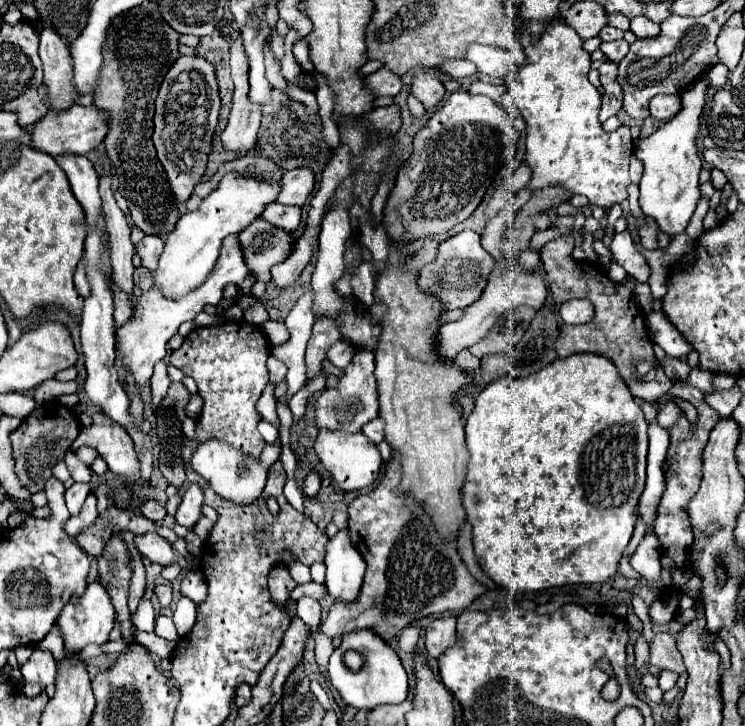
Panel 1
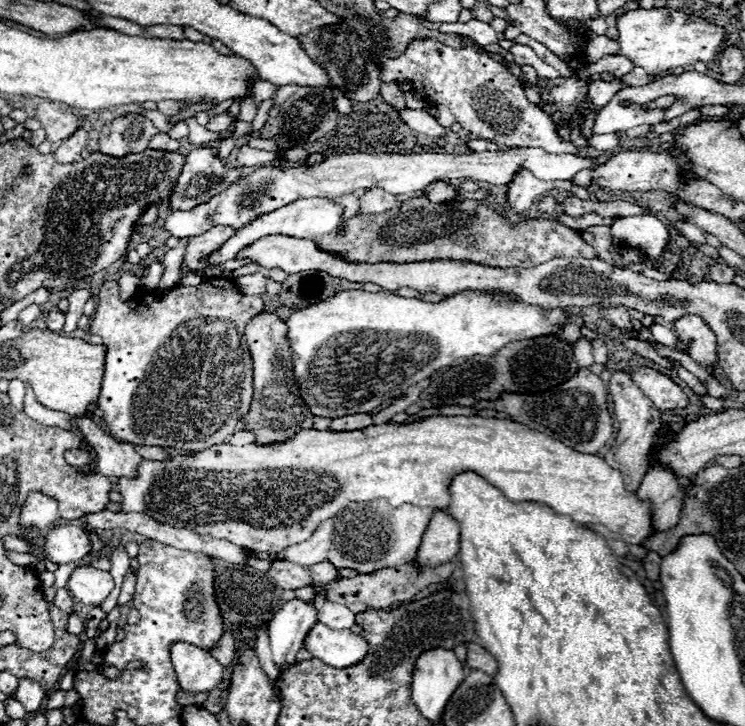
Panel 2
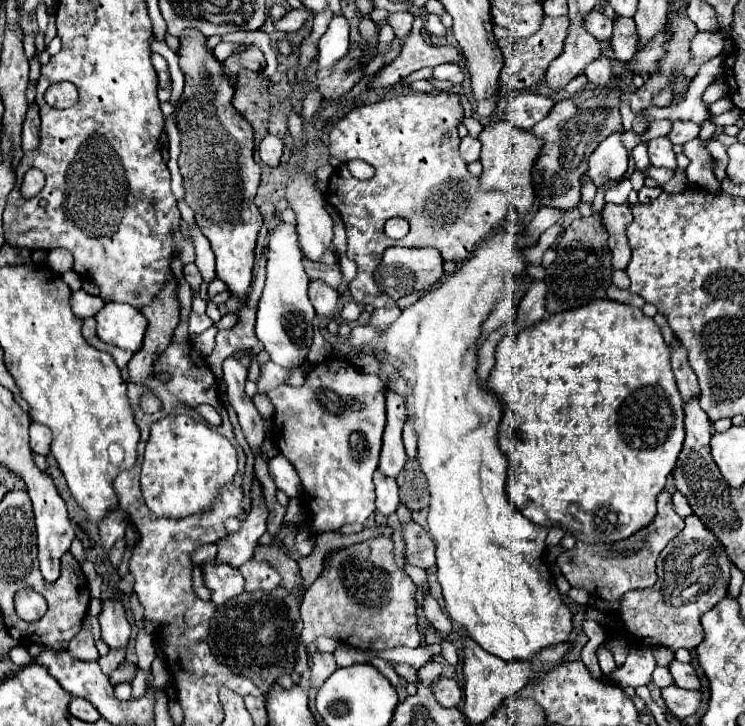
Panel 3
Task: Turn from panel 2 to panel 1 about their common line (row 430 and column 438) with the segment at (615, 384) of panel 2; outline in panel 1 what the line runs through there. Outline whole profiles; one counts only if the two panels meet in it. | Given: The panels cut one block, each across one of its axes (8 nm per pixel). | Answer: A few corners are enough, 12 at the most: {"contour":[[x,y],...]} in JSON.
{"contour":[[456,616],[430,622],[426,652],[438,658],[456,644]]}

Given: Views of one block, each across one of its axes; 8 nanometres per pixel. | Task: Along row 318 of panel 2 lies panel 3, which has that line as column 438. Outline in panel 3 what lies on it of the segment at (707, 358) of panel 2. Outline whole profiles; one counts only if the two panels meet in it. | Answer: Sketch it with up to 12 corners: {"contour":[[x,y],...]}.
{"contour":[[438,678],[432,684],[436,700],[454,708],[462,700],[456,680]]}

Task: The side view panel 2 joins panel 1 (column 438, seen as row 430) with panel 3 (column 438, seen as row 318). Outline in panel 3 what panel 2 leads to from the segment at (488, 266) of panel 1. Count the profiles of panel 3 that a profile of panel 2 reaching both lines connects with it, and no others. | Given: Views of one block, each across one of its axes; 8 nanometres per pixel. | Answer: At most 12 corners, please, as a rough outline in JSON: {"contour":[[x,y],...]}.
{"contour":[[392,246],[376,284],[392,300],[426,292],[442,276],[436,248]]}

